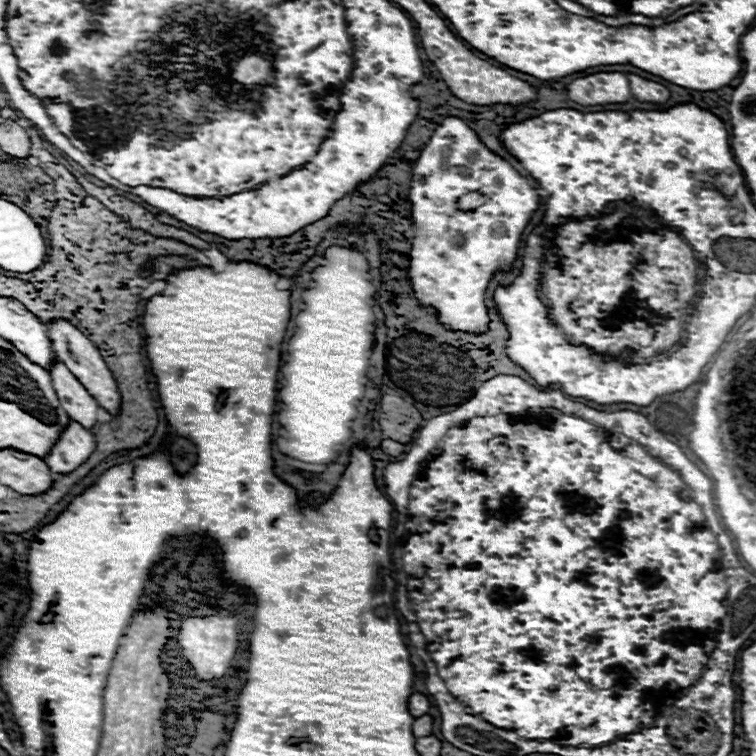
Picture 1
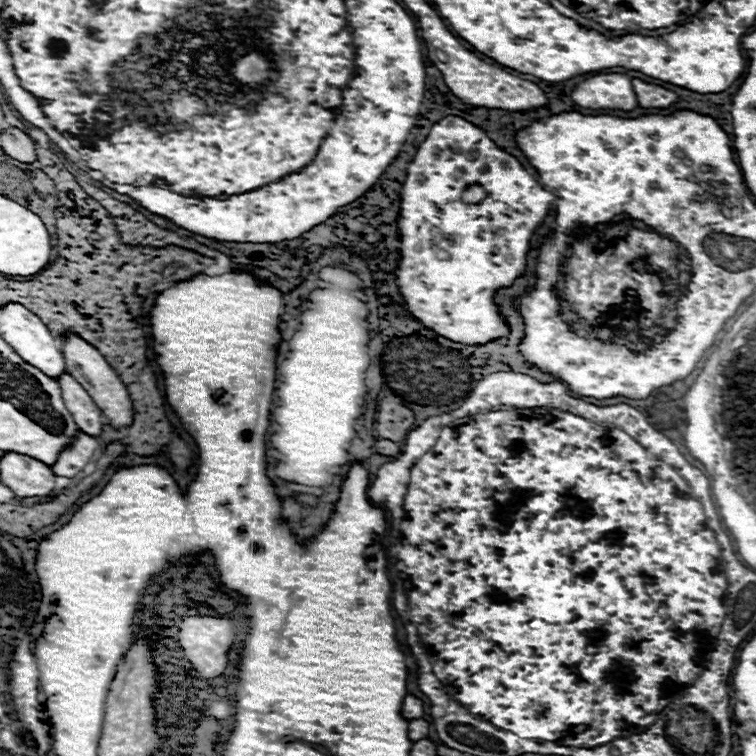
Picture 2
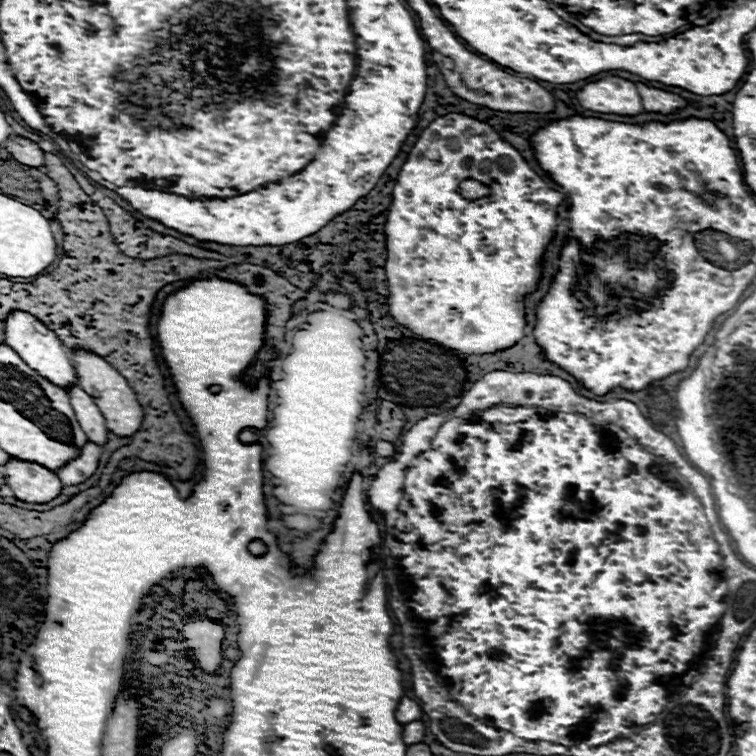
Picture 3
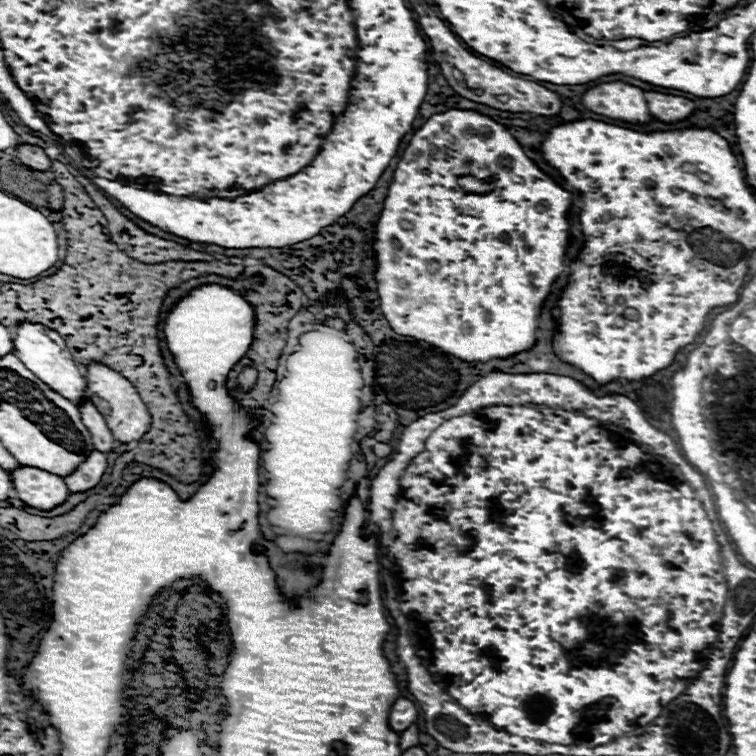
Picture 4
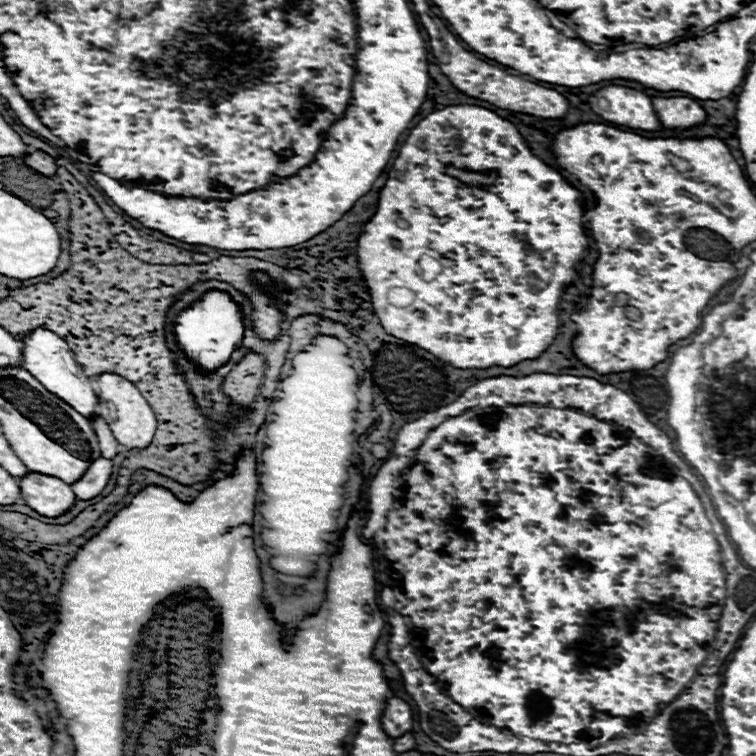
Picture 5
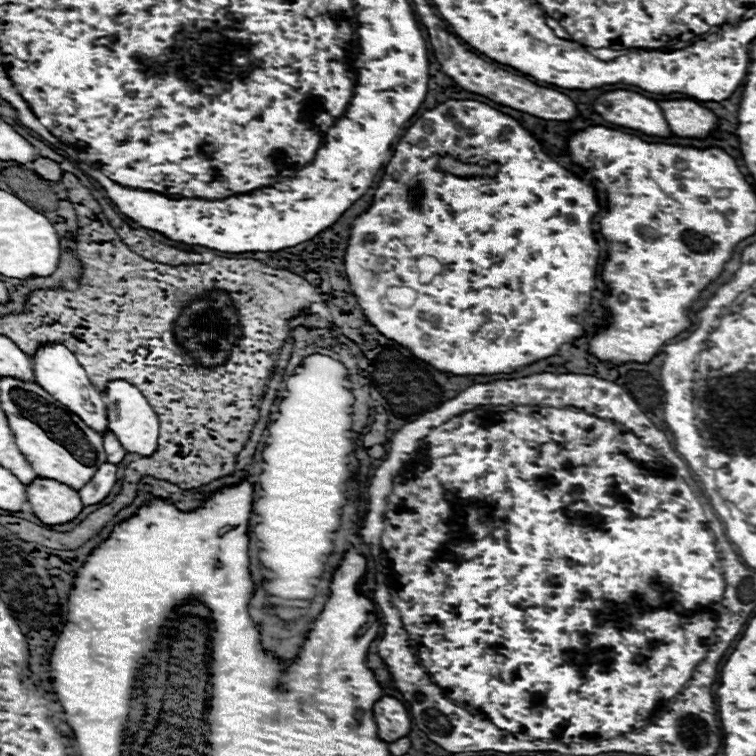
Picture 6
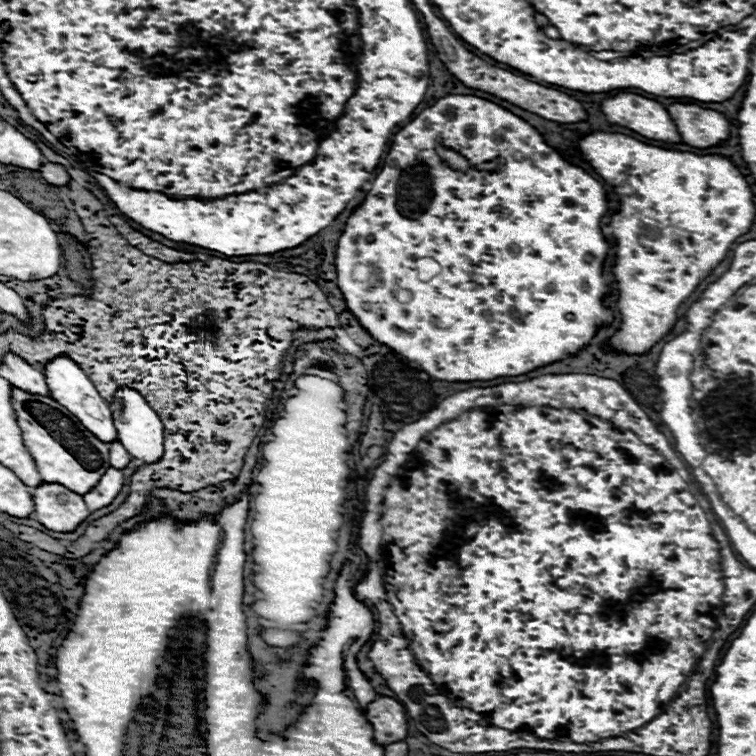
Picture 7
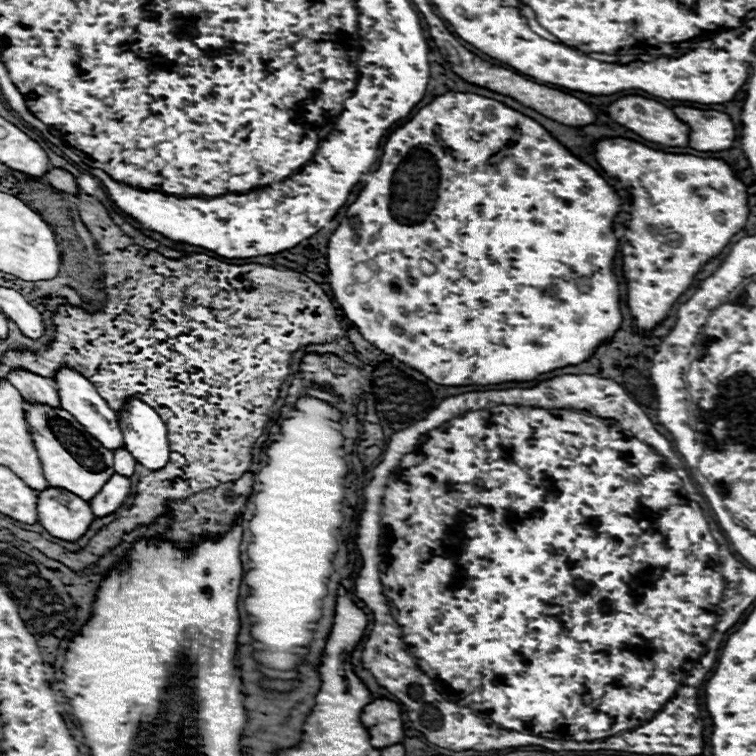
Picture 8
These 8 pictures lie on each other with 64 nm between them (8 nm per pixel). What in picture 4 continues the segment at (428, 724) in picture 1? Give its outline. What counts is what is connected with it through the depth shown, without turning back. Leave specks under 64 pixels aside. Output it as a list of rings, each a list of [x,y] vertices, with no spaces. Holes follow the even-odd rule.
[[[412,724],[410,728],[406,728],[402,734],[400,734],[400,746],[402,746],[402,750],[406,750],[406,748],[410,748],[410,746],[418,746],[418,726],[416,724]]]

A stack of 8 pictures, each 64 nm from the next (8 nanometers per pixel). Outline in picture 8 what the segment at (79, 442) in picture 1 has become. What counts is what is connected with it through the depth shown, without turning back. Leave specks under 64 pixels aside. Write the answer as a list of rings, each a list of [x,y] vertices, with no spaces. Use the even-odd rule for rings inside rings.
[[[112,474],[108,482],[102,486],[102,490],[88,500],[88,504],[96,516],[108,516],[118,506],[122,506],[128,494],[130,494],[130,480],[120,474]]]

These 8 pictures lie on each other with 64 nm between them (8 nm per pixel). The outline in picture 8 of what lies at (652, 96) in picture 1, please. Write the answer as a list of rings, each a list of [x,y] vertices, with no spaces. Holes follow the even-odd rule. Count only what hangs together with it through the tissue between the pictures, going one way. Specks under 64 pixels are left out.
[[[674,106],[678,120],[690,126],[690,148],[700,152],[728,150],[734,142],[734,124],[728,114],[716,110],[698,110],[690,106]]]

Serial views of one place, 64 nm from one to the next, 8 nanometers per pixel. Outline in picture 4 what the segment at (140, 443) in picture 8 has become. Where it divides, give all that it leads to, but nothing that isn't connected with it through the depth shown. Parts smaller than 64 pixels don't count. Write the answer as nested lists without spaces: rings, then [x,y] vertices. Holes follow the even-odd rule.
[[[92,362],[92,364],[86,366],[86,370],[82,374],[86,376],[86,394],[104,412],[106,424],[108,424],[112,436],[120,442],[140,440],[142,434],[148,432],[148,428],[150,428],[150,412],[148,412],[146,404],[142,402],[138,390],[122,374],[108,368],[106,364]]]

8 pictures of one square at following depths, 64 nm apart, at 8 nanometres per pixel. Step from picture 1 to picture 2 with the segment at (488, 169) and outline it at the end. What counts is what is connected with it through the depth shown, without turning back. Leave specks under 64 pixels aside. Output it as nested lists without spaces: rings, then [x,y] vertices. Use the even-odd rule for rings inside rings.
[[[446,116],[432,126],[428,138],[418,146],[414,160],[408,164],[400,198],[398,234],[402,236],[402,258],[396,270],[396,282],[406,300],[406,310],[426,328],[454,342],[486,344],[506,336],[508,328],[492,296],[524,274],[532,234],[548,216],[548,204],[554,200],[554,194],[546,192],[534,176],[530,176],[514,156],[500,150],[486,132],[458,116]],[[468,184],[484,186],[494,200],[484,200],[478,206],[462,204],[460,196]]]

